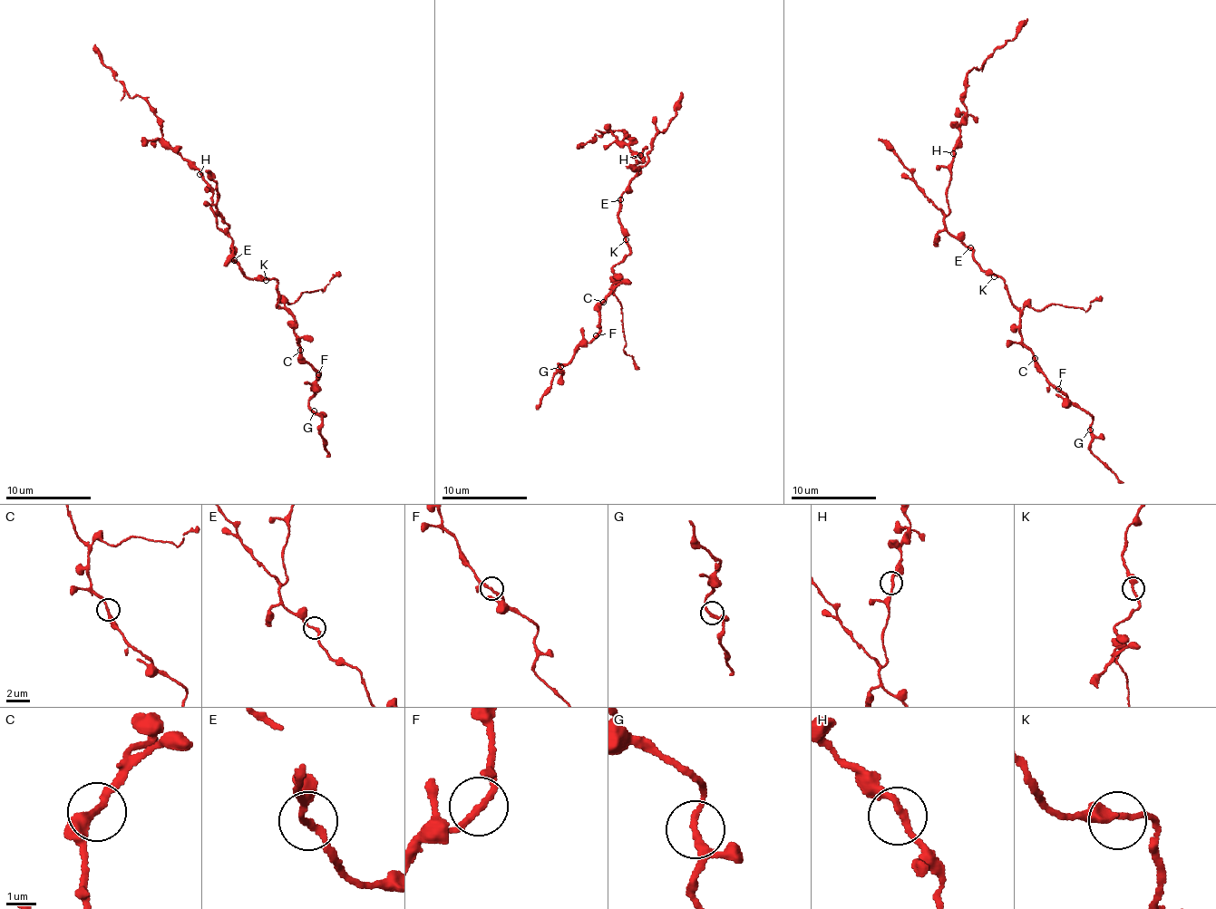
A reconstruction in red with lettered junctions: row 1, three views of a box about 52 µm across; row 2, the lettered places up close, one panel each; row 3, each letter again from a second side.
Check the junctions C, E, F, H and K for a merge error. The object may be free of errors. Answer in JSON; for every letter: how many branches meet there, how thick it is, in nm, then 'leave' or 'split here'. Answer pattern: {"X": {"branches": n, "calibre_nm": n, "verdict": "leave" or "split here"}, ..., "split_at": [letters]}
{"C": {"branches": 2, "calibre_nm": 240, "verdict": "leave"}, "E": {"branches": 2, "calibre_nm": 200, "verdict": "leave"}, "F": {"branches": 2, "calibre_nm": 220, "verdict": "leave"}, "H": {"branches": 2, "calibre_nm": 220, "verdict": "leave"}, "K": {"branches": 2, "calibre_nm": 320, "verdict": "leave"}, "split_at": []}

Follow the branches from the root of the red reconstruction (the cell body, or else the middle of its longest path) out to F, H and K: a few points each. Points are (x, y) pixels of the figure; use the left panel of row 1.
F: (241, 266), (249, 278), (275, 279), (278, 304), (295, 321), (294, 335), (299, 343), (300, 354), (319, 373)
H: (241, 266), (231, 257), (231, 239), (216, 226), (216, 213), (212, 207), (213, 188), (199, 174)
K: (241, 266), (249, 278), (260, 276), (266, 280)

